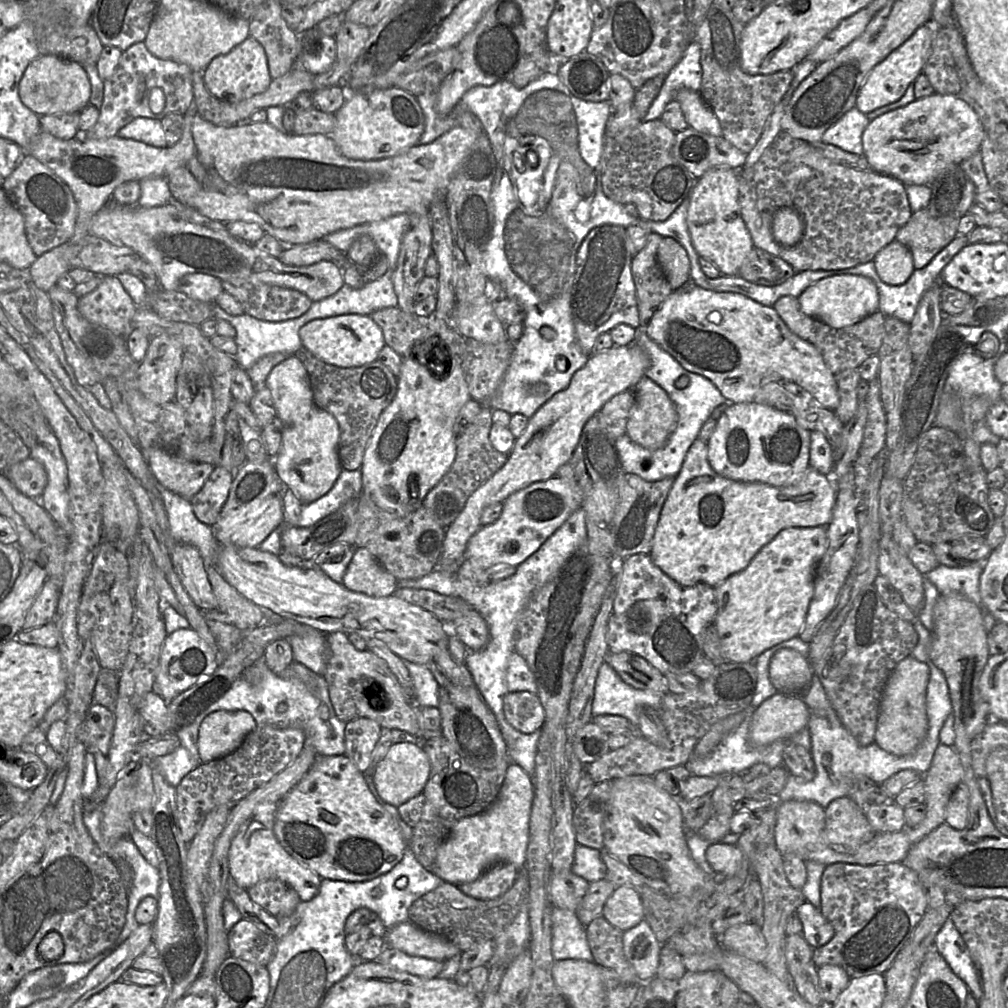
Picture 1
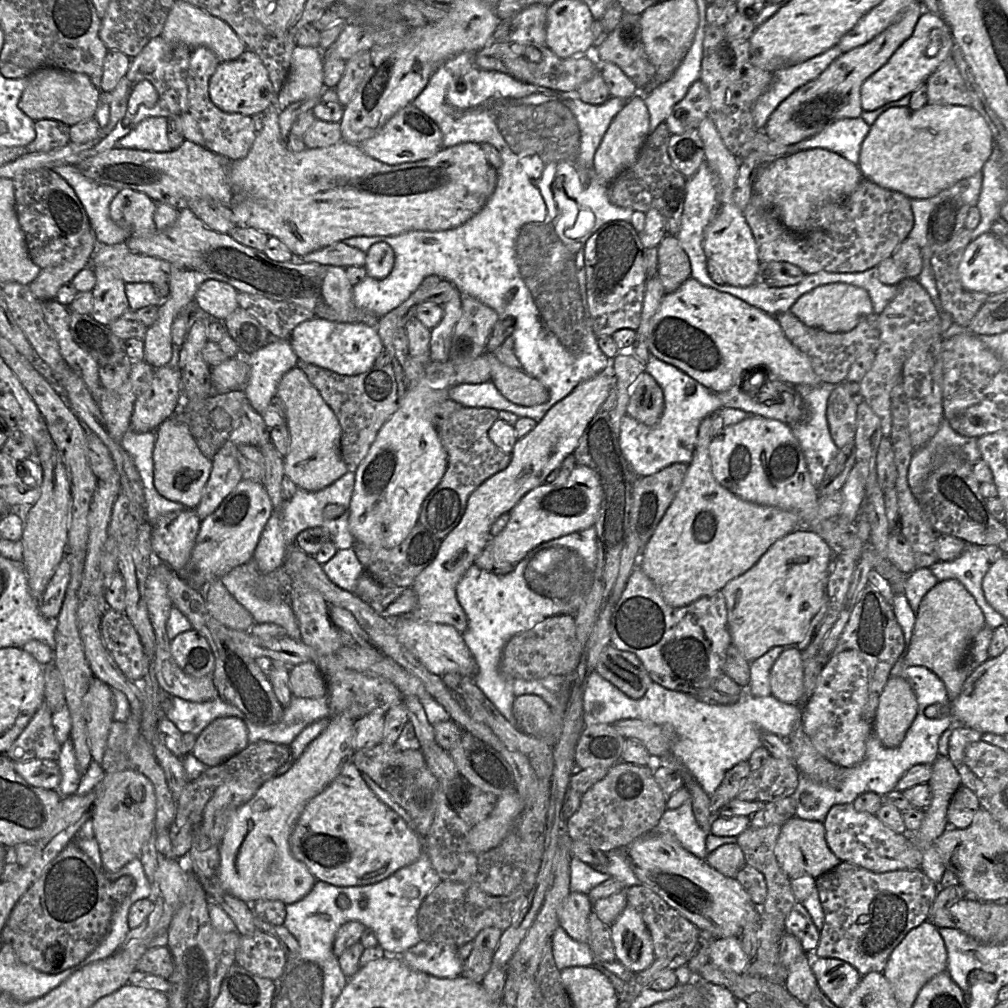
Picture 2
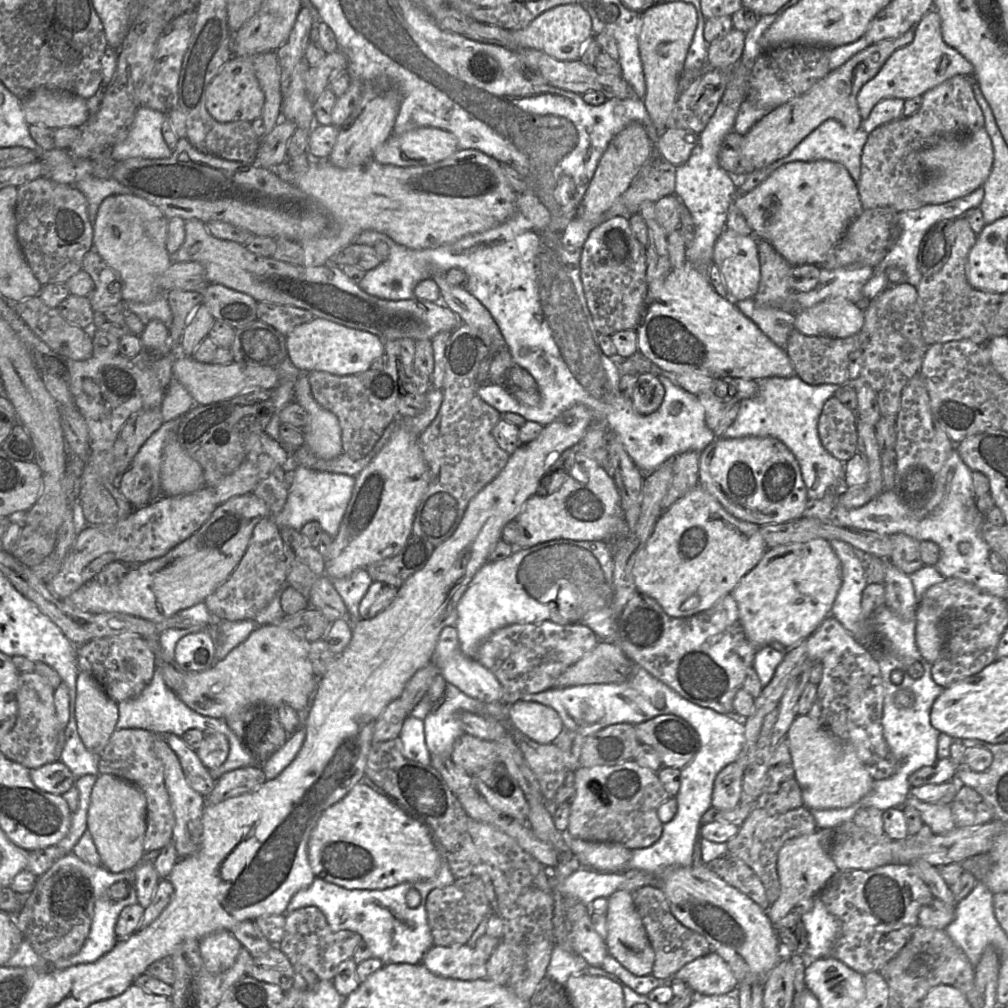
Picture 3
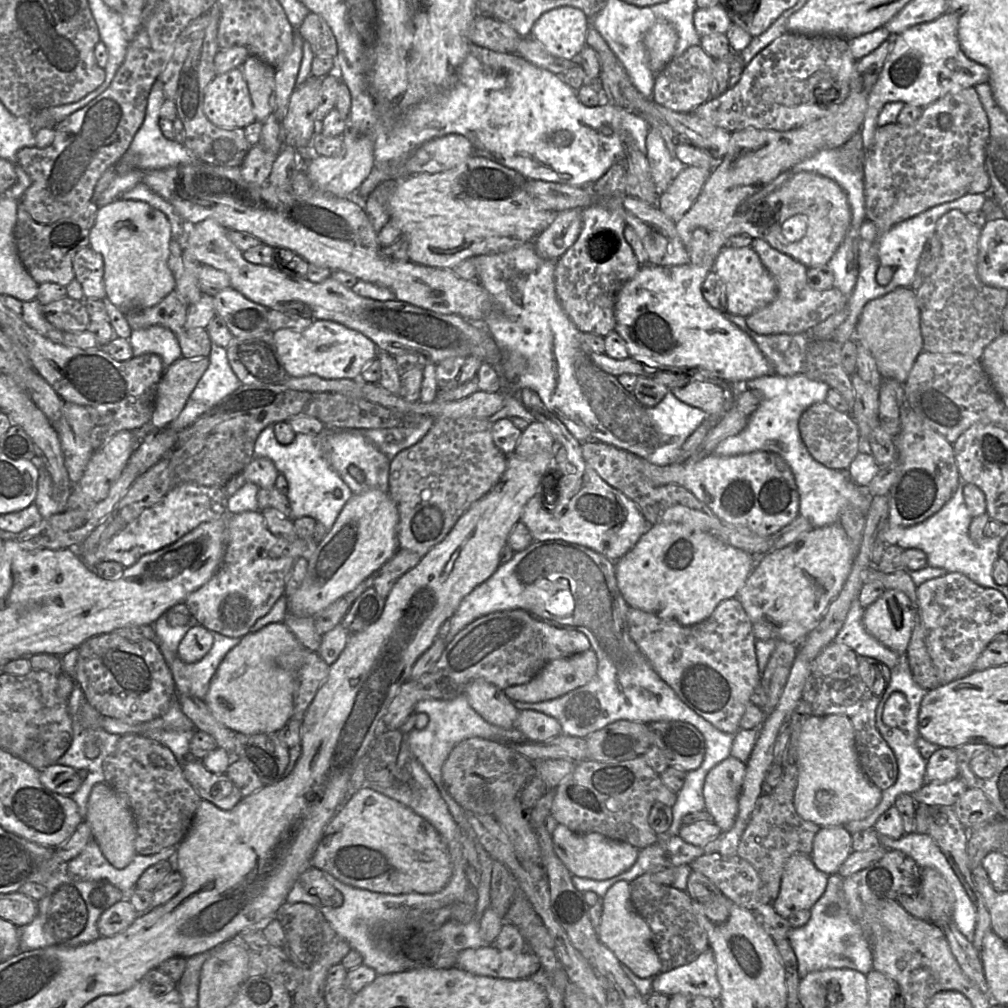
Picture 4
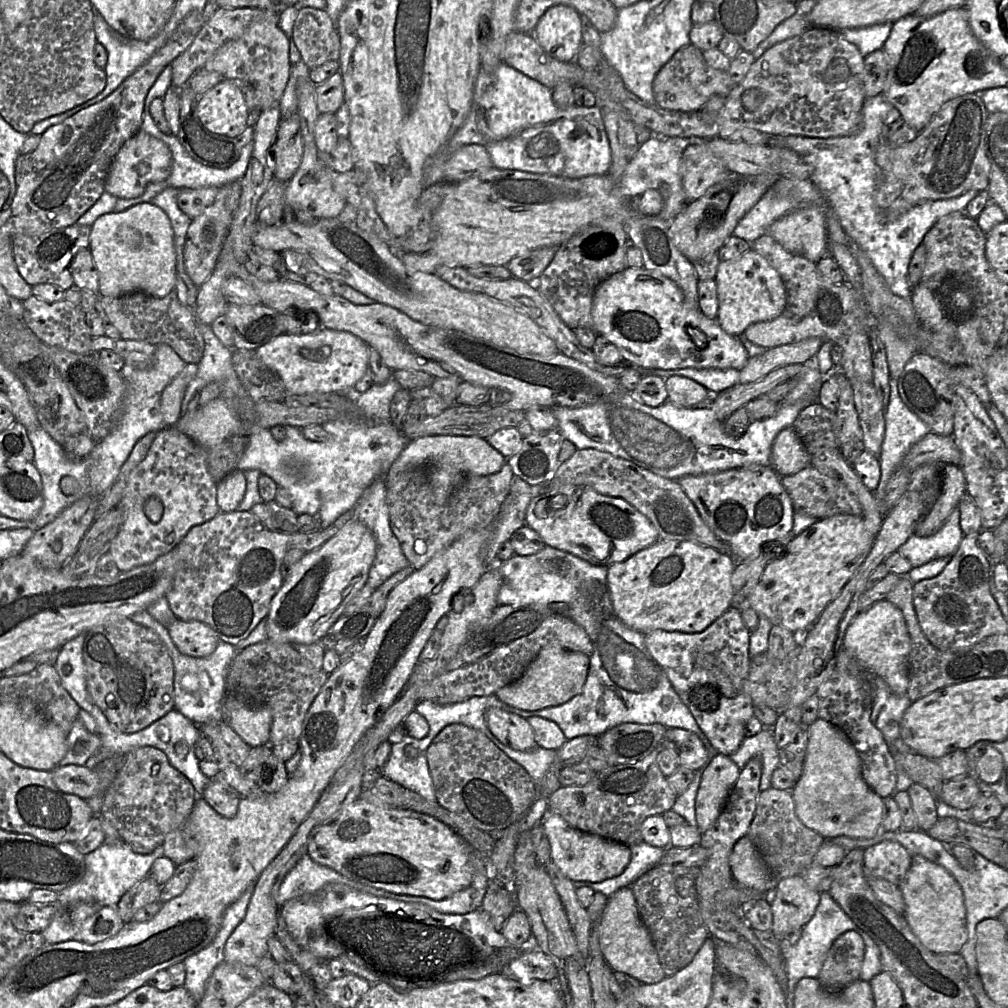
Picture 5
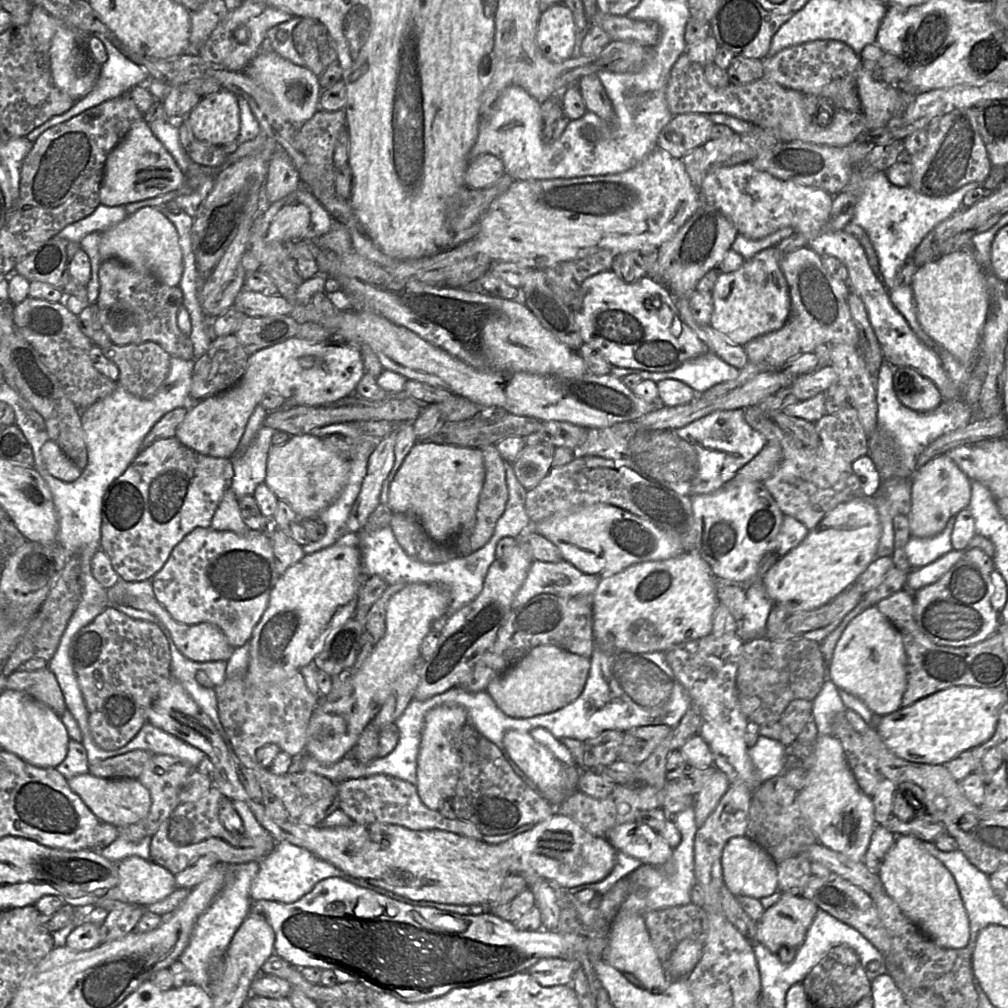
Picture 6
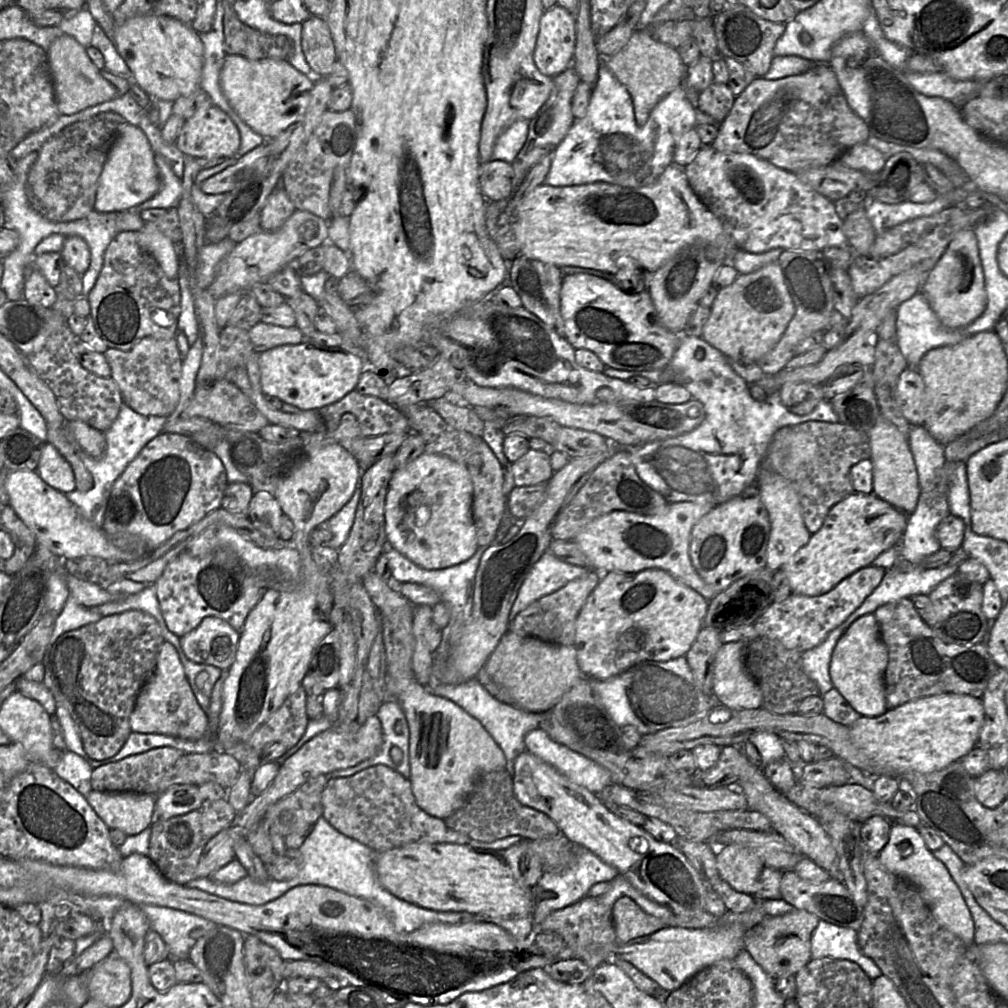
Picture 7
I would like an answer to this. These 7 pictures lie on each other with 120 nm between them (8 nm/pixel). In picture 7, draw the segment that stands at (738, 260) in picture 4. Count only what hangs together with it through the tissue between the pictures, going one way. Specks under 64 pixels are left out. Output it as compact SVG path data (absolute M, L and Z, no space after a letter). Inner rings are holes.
M775 261L757 271L739 274L731 285L718 291L711 307L710 316L703 327L701 338L726 357L740 357L756 363L779 341L794 313L795 307L785 284L782 269Z

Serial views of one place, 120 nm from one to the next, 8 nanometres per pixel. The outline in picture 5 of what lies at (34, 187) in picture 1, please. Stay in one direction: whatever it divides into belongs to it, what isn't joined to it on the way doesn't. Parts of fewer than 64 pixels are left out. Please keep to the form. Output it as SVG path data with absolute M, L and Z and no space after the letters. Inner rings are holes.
M75 223L37 235L16 235L12 245L18 272L31 286L47 283L60 286L64 290L72 288L74 286L71 274L72 259L78 251L89 247L91 228Z

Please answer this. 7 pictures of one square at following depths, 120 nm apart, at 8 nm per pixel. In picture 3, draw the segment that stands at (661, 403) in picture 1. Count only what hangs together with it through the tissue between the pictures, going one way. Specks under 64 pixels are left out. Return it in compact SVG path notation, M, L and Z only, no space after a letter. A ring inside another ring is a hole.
M643 373L637 377L631 400L636 412L649 415L660 407L664 395L665 391L658 375Z

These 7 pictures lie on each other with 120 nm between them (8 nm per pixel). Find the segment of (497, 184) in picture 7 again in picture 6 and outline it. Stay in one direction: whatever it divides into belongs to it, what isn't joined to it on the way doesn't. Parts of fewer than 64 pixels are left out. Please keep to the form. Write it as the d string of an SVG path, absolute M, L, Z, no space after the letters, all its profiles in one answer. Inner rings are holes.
M482 154L469 161L465 184L472 189L484 189L496 183L504 173L504 165L498 157Z

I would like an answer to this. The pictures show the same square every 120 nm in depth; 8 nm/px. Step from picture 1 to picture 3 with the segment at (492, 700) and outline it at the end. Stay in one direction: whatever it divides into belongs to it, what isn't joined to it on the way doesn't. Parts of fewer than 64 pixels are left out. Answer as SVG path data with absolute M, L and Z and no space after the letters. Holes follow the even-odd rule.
M556 539L517 549L502 561L486 562L474 575L457 603L457 631L464 655L476 659L479 646L494 631L513 624L551 622L558 625L583 625L591 629L600 642L616 644L613 605L614 557L603 541Z

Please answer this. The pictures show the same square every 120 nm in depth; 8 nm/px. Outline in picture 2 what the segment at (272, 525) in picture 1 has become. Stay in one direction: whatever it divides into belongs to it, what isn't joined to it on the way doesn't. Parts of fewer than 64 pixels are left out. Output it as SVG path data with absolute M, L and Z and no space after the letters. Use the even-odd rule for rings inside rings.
M242 479L219 507L202 520L191 553L191 564L206 583L221 579L232 569L253 559L262 531L273 512L264 484Z

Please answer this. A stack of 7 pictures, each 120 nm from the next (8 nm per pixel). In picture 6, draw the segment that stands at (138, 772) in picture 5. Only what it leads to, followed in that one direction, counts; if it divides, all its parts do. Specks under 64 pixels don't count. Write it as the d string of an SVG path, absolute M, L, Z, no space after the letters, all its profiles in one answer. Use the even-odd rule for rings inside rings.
M152 754L149 761L143 768L143 771L137 778L145 786L151 797L151 807L143 819L127 826L119 827L119 836L128 841L138 843L144 837L152 837L163 821L176 809L180 804L179 791L185 779L196 769L189 761L166 754Z

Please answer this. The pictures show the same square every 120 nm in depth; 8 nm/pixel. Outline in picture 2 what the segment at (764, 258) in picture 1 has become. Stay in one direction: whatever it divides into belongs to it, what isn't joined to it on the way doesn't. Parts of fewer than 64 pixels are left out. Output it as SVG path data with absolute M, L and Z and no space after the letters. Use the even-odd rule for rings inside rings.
M760 262L756 283L760 286L782 288L800 283L805 276L799 267L788 262Z

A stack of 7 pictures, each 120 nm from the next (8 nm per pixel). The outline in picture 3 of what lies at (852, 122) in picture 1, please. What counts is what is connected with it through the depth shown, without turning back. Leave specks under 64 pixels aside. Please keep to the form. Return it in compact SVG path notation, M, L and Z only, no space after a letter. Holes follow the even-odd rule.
M828 119L805 137L786 157L784 164L793 161L829 160L842 164L857 183L861 173L861 155L868 133L862 128L851 131L835 119Z

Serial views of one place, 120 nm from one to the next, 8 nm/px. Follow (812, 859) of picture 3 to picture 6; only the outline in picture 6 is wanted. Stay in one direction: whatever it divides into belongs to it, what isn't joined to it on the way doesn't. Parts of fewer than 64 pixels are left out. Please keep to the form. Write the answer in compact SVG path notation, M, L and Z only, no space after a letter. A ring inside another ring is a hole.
M780 892L780 899L765 909L762 917L756 921L756 933L753 941L764 945L775 954L778 954L780 948L786 945L798 948L804 941L817 910L816 904L802 895Z

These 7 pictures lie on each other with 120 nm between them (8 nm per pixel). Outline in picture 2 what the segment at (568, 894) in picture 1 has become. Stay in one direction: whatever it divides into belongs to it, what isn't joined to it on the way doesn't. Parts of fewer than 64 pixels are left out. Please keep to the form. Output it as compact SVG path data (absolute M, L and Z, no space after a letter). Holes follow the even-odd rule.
M570 892L562 904L559 915L560 925L574 940L587 943L591 911L592 904L586 894Z

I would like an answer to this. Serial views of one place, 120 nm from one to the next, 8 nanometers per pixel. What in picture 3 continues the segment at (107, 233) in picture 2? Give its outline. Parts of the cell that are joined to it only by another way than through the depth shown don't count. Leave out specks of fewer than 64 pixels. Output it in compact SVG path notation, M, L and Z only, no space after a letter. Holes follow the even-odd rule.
M83 178L72 185L85 196L88 203L88 215L92 224L95 221L101 203L107 197L120 194L132 194L132 191L128 187L112 178Z

